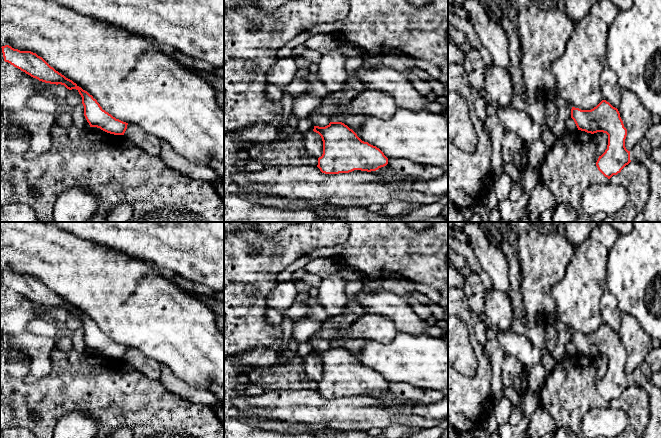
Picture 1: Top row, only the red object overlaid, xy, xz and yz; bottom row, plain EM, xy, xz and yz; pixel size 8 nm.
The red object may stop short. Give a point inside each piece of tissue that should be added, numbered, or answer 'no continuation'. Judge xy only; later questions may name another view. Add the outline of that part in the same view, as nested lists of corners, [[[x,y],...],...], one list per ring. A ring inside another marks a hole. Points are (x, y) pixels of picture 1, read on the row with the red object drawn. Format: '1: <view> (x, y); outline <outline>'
no continuation

